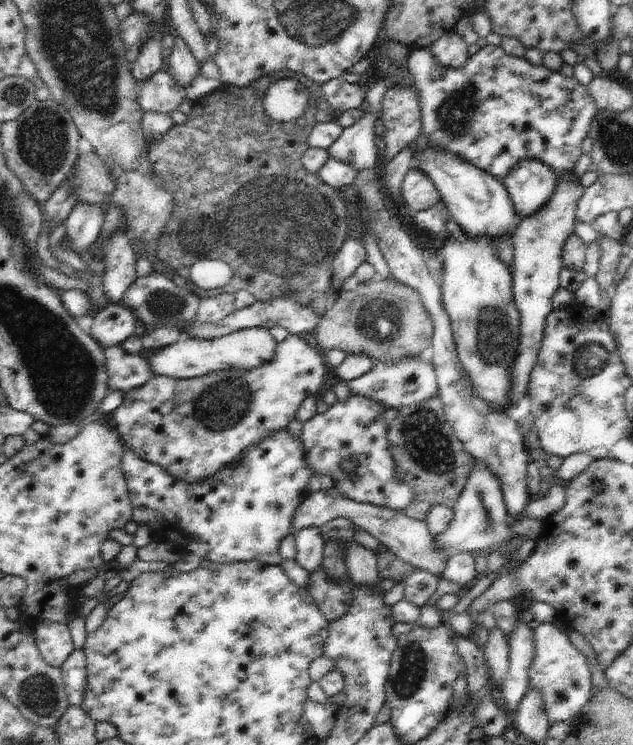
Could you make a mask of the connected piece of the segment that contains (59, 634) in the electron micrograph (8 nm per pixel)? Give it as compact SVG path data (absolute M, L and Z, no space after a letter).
M37 624L33 626L35 646L43 662L51 668L61 668L63 662L75 650L71 640L71 630L67 624Z

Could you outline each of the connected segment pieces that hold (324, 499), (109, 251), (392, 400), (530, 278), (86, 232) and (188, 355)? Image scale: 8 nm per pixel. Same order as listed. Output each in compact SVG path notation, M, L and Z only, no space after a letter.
M333 486L329 492L317 492L313 496L307 496L307 500L303 500L297 506L297 510L291 518L291 526L293 526L293 530L299 532L303 528L321 528L335 518L351 520L357 530L365 530L371 536L375 536L383 544L383 548L387 548L389 552L399 556L403 562L411 564L415 570L425 570L425 572L431 572L435 576L441 576L445 566L447 566L449 558L439 556L439 552L435 548L435 536L429 532L425 522L413 520L405 512L391 512L391 508L379 508L373 504L347 500L347 498L337 494L337 486Z
M119 232L113 234L111 240L103 248L105 260L105 274L103 274L103 288L109 304L117 304L123 292L129 288L133 280L137 280L137 254L133 252L127 234Z
M407 356L403 362L375 362L375 366L363 374L357 380L349 382L349 390L351 396L367 396L373 398L381 404L385 404L385 408L407 408L411 404L419 404L419 402L427 402L429 398L437 396L437 378L435 378L435 370L433 364L425 364L423 360L419 360L419 356Z
M573 172L561 176L549 204L545 204L545 208L539 208L537 214L521 220L515 236L511 238L511 242L513 242L513 268L515 268L511 274L513 276L511 286L513 286L513 300L515 300L515 306L517 306L519 316L521 316L521 324L519 324L521 338L517 344L517 358L515 358L513 368L511 368L511 378L513 378L513 392L511 394L513 396L511 396L509 406L515 404L523 394L527 394L527 382L529 382L531 370L537 362L539 348L541 348L545 318L555 308L551 300L559 288L557 276L559 276L559 270L563 268L561 252L563 252L567 238L573 234L577 202L585 192L585 188L581 188L577 184L577 180L579 178L575 178Z
M75 204L71 214L65 220L65 238L69 242L69 250L79 258L87 258L87 248L95 244L101 224L105 218L107 206L89 206L89 204Z
M247 328L231 332L223 338L213 340L199 340L199 338L179 338L171 346L155 350L147 364L155 376L167 376L175 380L189 380L201 378L209 372L223 372L223 370L253 370L271 360L277 342L271 338L269 330L265 328Z

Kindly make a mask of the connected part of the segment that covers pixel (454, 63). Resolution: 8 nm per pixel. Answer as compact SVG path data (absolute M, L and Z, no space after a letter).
M445 32L441 38L437 38L431 46L429 52L437 60L437 64L445 68L461 68L467 62L467 44L461 40L461 36L451 32Z

